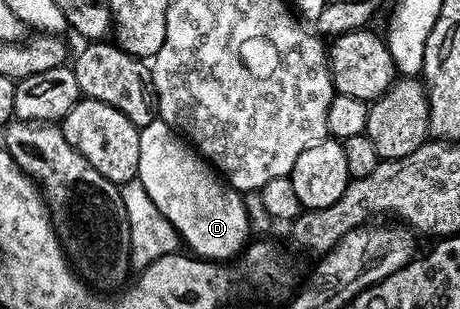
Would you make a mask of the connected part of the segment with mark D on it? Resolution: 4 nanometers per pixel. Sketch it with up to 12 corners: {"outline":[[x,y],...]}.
{"outline":[[170,124],[139,127],[146,193],[195,257],[227,263],[250,221]]}

